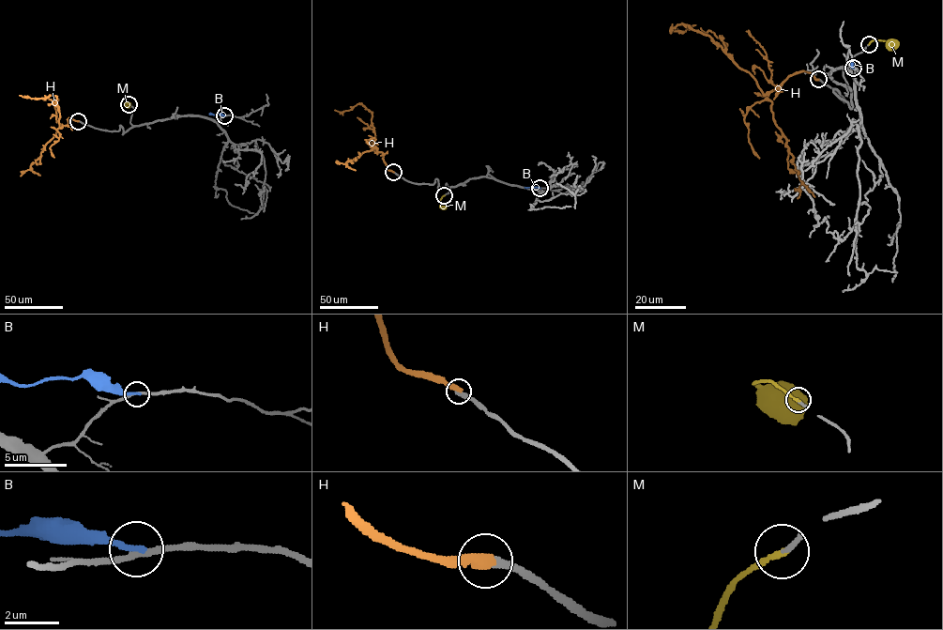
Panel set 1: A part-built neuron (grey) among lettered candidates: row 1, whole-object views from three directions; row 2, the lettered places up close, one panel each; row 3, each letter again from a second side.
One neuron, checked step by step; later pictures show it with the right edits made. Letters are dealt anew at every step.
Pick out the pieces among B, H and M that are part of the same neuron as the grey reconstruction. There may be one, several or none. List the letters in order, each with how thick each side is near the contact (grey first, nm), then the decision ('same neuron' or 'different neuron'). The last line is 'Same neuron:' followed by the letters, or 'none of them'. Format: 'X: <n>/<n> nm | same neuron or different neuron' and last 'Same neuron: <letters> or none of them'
B: 220/240 nm | different neuron
H: 360/460 nm | same neuron
M: 170/220 nm | same neuron
Same neuron: H, M

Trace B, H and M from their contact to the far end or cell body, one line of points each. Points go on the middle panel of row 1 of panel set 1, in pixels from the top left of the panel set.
B: (539, 188), (524, 187)
H: (393, 172), (387, 168), (383, 154), (374, 145), (372, 113), (361, 104), (348, 110), (334, 110)
M: (444, 195), (440, 202), (445, 208)

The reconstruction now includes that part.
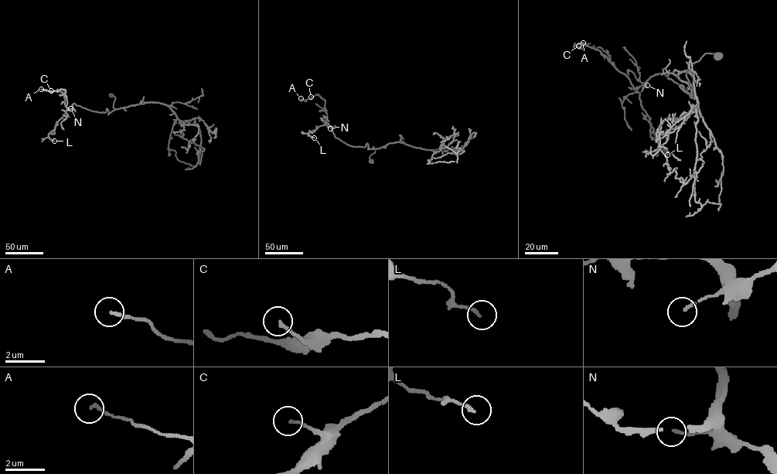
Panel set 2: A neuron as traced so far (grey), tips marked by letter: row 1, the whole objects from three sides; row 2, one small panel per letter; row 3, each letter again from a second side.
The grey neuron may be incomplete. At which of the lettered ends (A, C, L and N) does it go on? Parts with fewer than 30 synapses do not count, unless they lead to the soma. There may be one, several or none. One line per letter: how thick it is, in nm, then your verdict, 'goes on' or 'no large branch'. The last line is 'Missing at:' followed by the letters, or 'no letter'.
A: 150 nm thick; no large branch
C: 130 nm thick; no large branch
L: 140 nm thick; no large branch
N: 120 nm thick; no large branch
Missing at: no letter

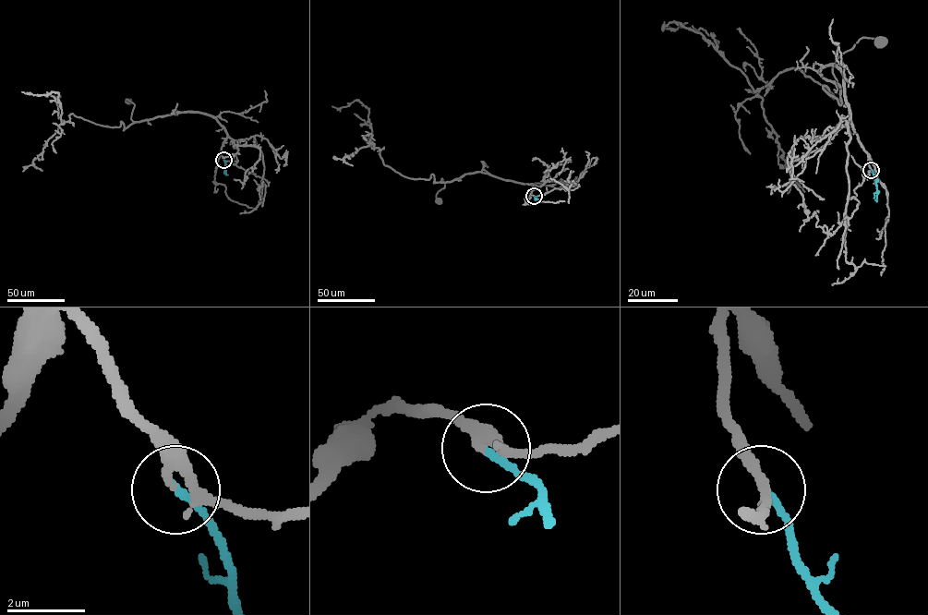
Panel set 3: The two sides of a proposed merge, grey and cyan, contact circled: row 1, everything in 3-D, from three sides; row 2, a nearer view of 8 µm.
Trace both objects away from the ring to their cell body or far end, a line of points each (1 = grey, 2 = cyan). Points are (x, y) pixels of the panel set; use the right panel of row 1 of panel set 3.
1: (871, 170), (841, 72), (818, 71), (840, 87), (836, 60), (862, 37), (880, 41)
2: (871, 170), (875, 178), (876, 201)

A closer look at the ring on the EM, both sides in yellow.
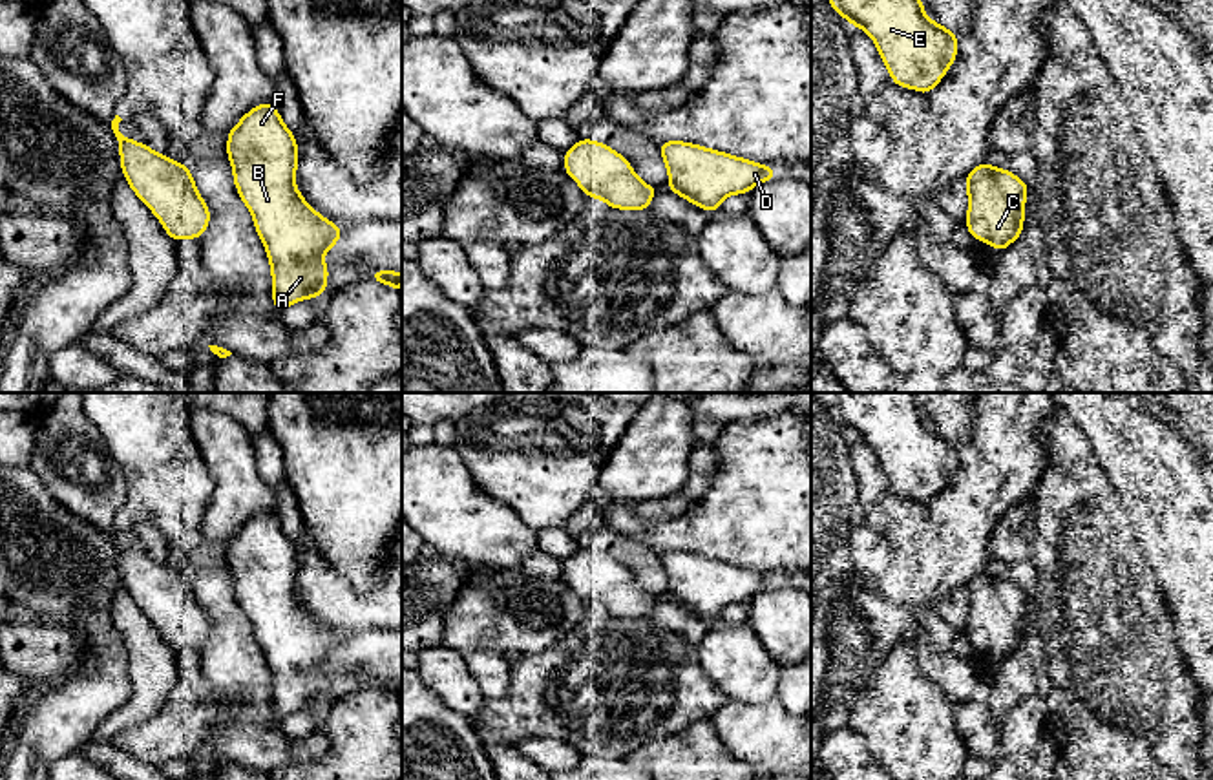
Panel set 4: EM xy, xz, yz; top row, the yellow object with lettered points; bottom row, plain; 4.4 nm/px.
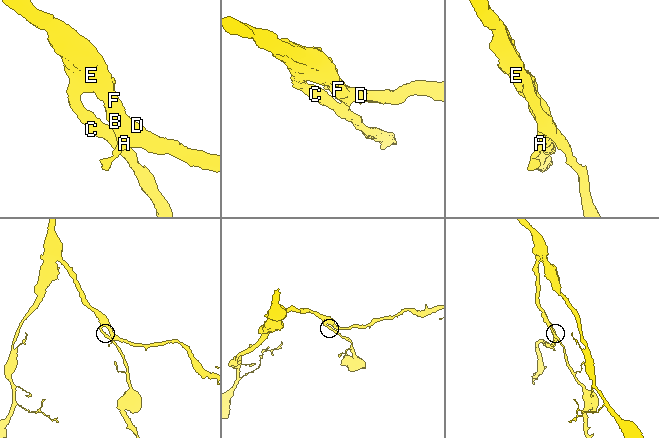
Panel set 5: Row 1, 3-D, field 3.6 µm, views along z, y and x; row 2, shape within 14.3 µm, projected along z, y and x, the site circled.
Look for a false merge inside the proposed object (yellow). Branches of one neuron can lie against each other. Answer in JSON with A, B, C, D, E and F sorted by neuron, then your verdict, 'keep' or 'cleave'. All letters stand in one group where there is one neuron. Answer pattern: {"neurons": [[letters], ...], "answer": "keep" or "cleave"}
{"neurons": [["A", "B", "C", "D", "E", "F"]], "answer": "keep"}

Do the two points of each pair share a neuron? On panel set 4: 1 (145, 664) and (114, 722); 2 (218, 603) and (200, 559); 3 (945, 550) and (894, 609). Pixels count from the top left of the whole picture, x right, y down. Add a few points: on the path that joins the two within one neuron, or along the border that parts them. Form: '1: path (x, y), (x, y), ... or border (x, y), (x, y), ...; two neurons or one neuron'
1: path (145, 680), (145, 696), (130, 711); one neuron
2: border (227, 565), (190, 570); two neurons
3: path (930, 565), (901, 594); one neuron

